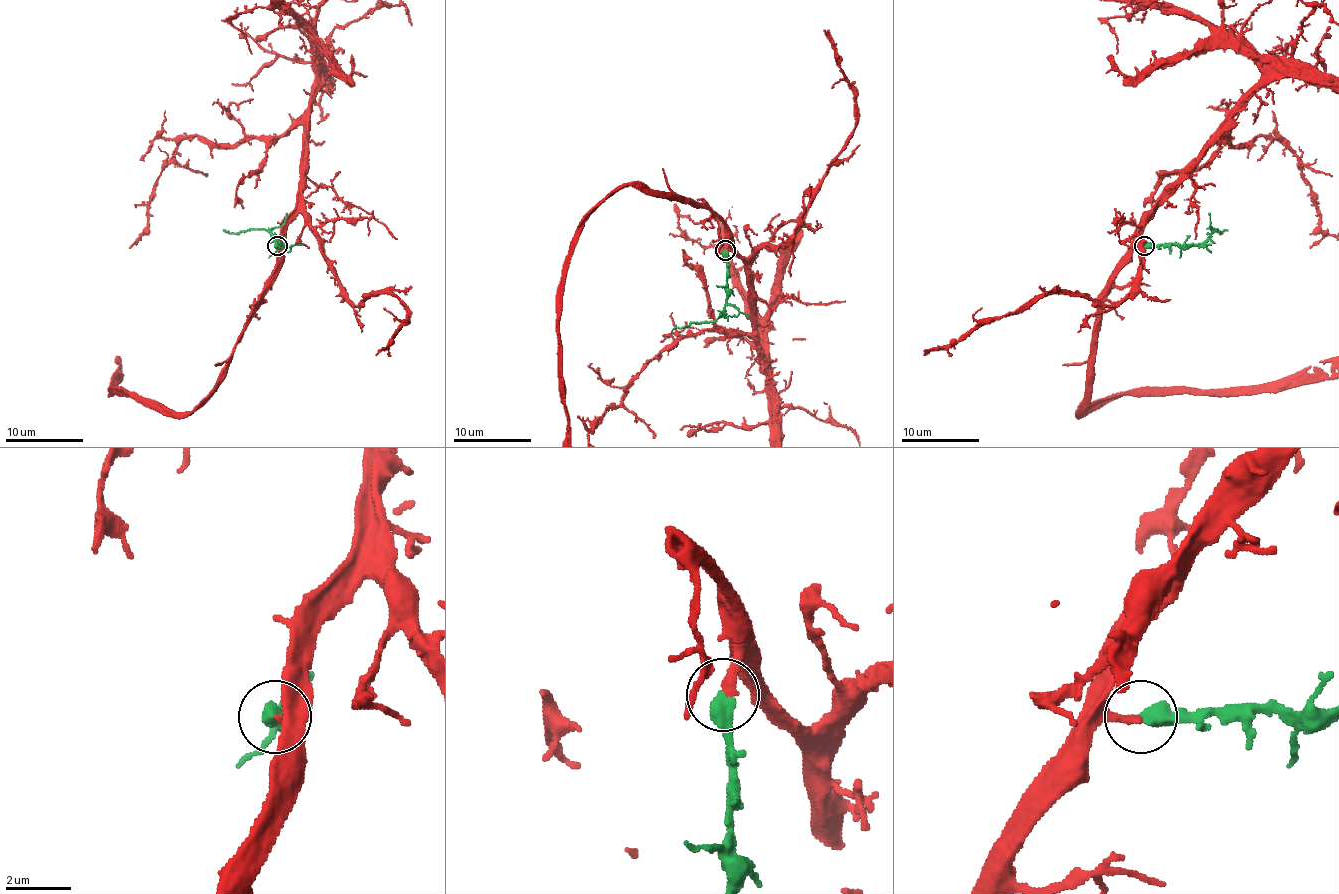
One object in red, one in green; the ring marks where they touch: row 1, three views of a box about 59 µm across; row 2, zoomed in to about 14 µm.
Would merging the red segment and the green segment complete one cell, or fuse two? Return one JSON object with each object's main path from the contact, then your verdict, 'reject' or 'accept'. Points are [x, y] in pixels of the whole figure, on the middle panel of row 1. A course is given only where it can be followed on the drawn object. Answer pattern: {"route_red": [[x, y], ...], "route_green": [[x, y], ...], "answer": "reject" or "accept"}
{"route_red": [[726, 250], [727, 226], [712, 211], [639, 186], [619, 186], [573, 250], [559, 370]], "route_green": [[726, 250], [726, 310], [712, 321], [675, 327], [671, 333]], "answer": "accept"}

